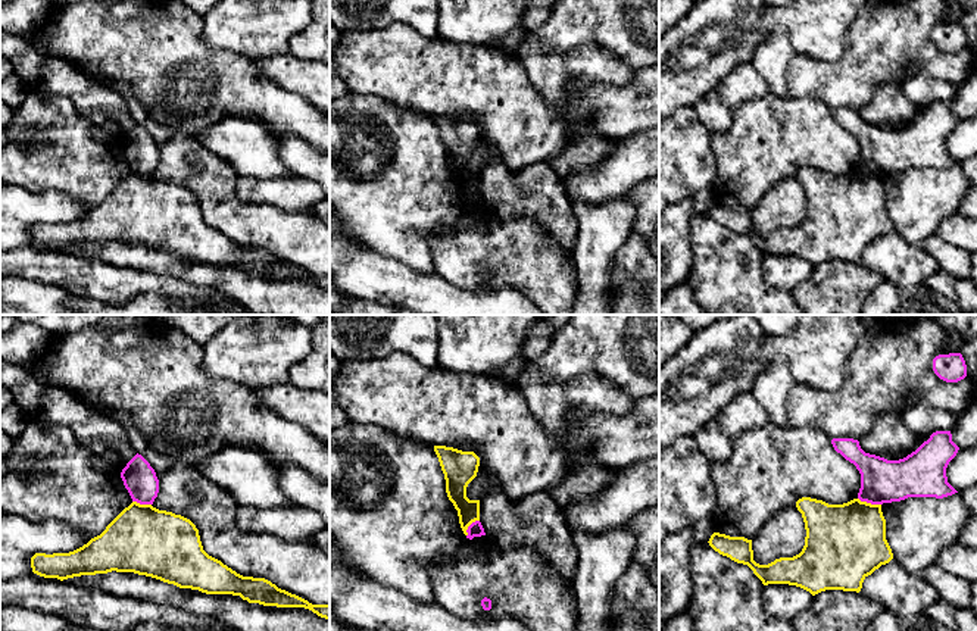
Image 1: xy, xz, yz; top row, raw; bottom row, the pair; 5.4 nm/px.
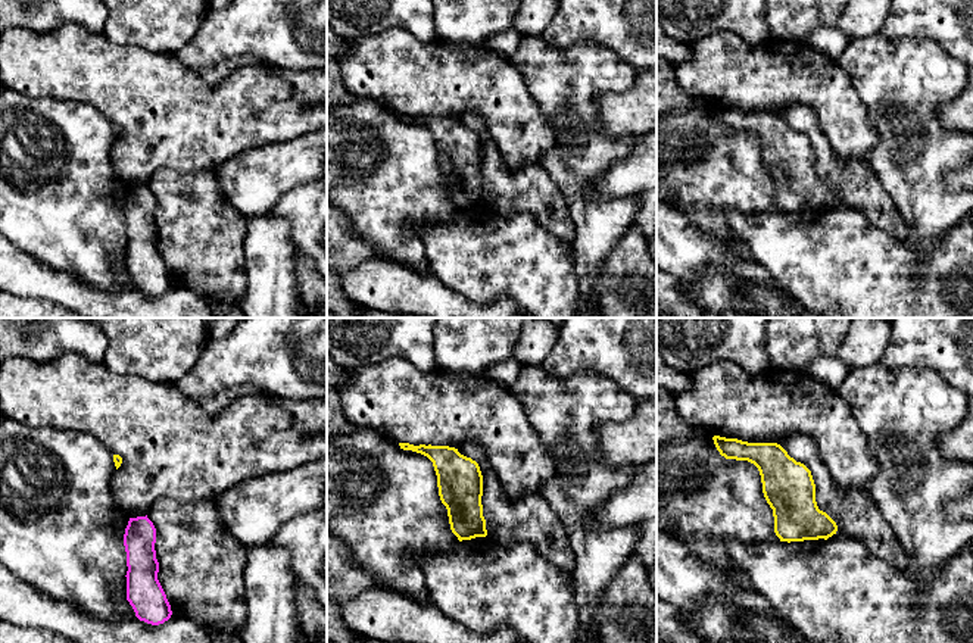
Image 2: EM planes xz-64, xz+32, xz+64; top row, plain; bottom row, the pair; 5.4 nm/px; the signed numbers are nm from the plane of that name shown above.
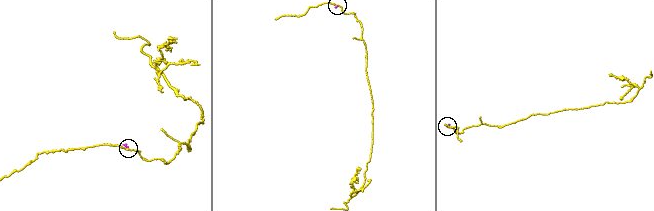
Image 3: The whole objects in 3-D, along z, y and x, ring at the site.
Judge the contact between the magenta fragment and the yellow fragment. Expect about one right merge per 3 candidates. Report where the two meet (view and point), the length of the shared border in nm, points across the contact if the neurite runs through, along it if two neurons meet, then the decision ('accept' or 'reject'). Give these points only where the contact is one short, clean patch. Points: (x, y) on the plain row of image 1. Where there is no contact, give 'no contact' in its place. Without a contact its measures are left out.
meets magenta in yz at (870, 172); contact 130 nm long; border along yz (858, 168), (880, 175); reject

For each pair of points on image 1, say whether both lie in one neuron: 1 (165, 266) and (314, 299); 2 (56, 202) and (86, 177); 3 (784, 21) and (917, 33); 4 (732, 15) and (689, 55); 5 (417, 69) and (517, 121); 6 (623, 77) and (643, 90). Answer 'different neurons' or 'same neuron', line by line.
1: same neuron
2: different neurons
3: different neurons
4: same neuron
5: same neuron
6: different neurons

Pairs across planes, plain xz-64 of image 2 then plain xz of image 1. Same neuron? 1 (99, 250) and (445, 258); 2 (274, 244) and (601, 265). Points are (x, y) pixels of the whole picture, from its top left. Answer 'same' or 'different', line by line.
1: different
2: same

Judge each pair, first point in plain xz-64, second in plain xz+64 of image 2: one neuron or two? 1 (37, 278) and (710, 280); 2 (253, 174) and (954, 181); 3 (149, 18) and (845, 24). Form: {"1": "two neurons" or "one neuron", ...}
{"1": "one neuron", "2": "one neuron", "3": "two neurons"}

